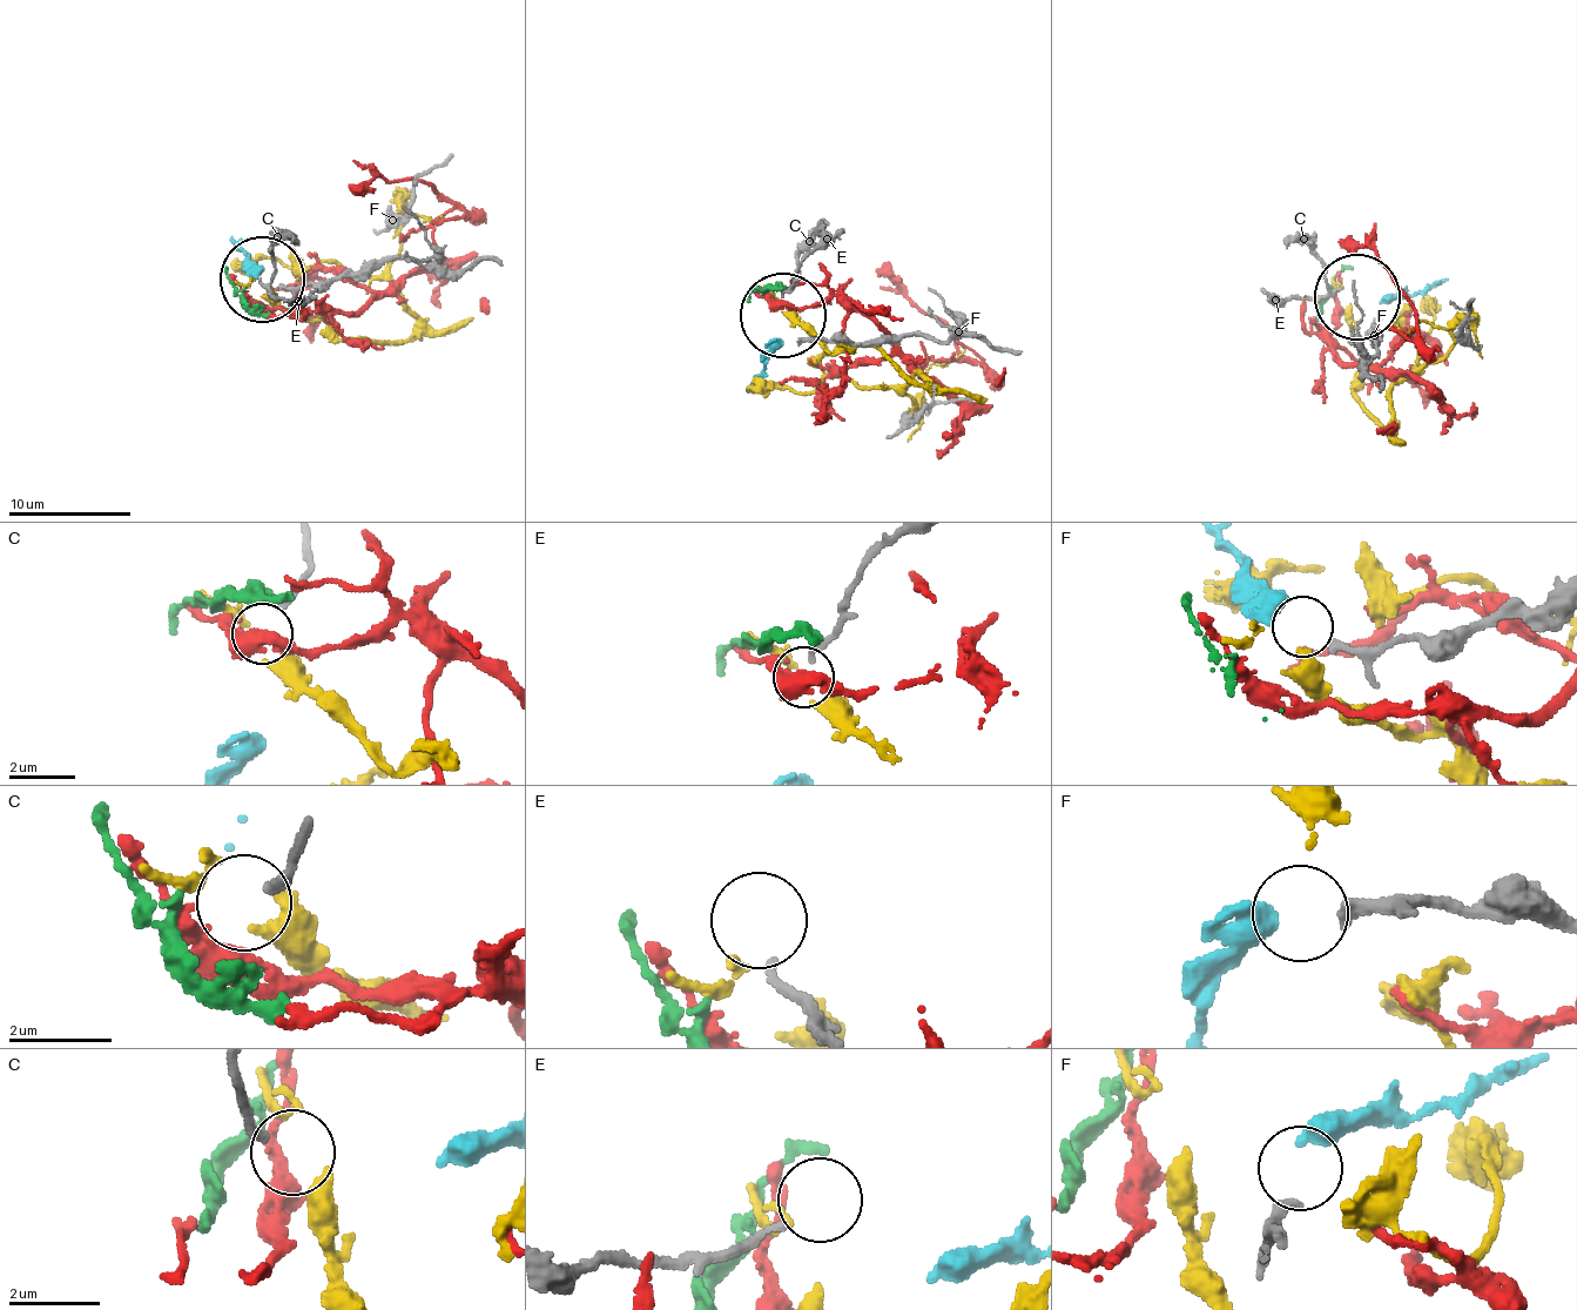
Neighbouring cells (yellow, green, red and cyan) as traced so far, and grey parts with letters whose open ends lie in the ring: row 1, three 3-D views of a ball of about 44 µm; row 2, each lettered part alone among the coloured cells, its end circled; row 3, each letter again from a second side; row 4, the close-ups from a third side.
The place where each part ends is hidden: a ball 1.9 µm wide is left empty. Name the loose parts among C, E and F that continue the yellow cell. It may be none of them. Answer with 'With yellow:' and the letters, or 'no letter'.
With yellow: C

